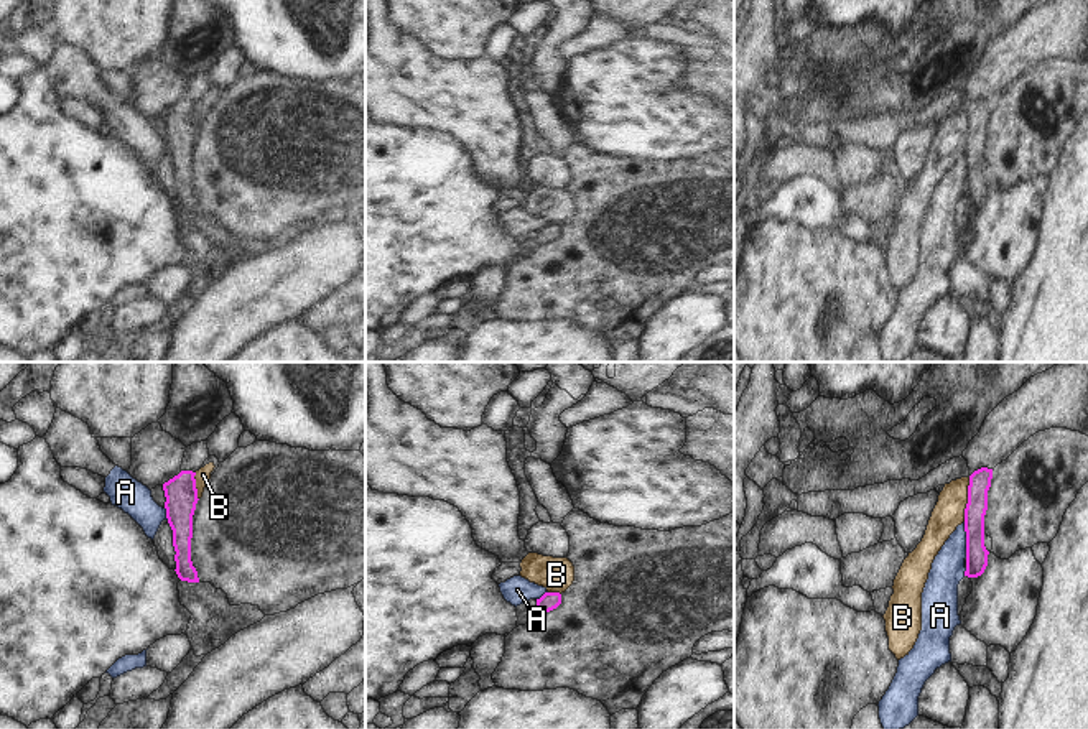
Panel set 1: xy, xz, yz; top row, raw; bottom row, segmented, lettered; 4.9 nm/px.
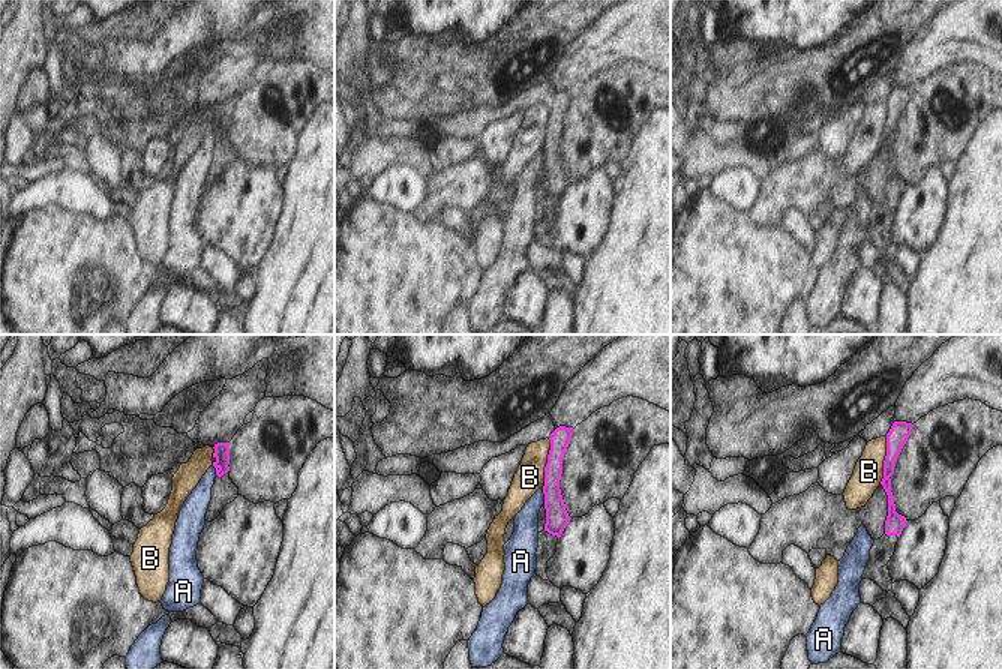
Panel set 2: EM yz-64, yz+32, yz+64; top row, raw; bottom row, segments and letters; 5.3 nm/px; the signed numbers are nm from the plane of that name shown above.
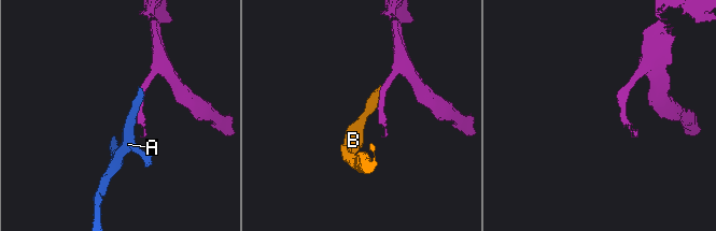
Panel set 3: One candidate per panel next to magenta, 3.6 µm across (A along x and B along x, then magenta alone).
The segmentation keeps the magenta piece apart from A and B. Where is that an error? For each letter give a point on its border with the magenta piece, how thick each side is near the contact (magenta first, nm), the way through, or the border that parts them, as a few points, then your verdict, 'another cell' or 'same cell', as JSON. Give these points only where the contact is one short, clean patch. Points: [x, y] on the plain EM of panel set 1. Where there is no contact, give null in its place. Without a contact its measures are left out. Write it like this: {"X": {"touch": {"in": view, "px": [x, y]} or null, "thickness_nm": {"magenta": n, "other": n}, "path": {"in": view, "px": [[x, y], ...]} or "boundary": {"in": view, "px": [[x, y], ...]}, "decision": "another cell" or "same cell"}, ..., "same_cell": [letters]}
{"A": {"touch": {"in": "yz", "px": [967, 171]}, "thickness_nm": {"magenta": 110, "other": 160}, "boundary": {"in": "yz", "px": [[963, 153], [967, 188]]}, "decision": "another cell"}, "B": {"touch": {"in": "yz", "px": [968, 130]}, "thickness_nm": {"magenta": 110, "other": 150}, "boundary": {"in": "yz", "px": [[970, 109], [963, 152]]}, "decision": "another cell"}, "same_cell": []}

